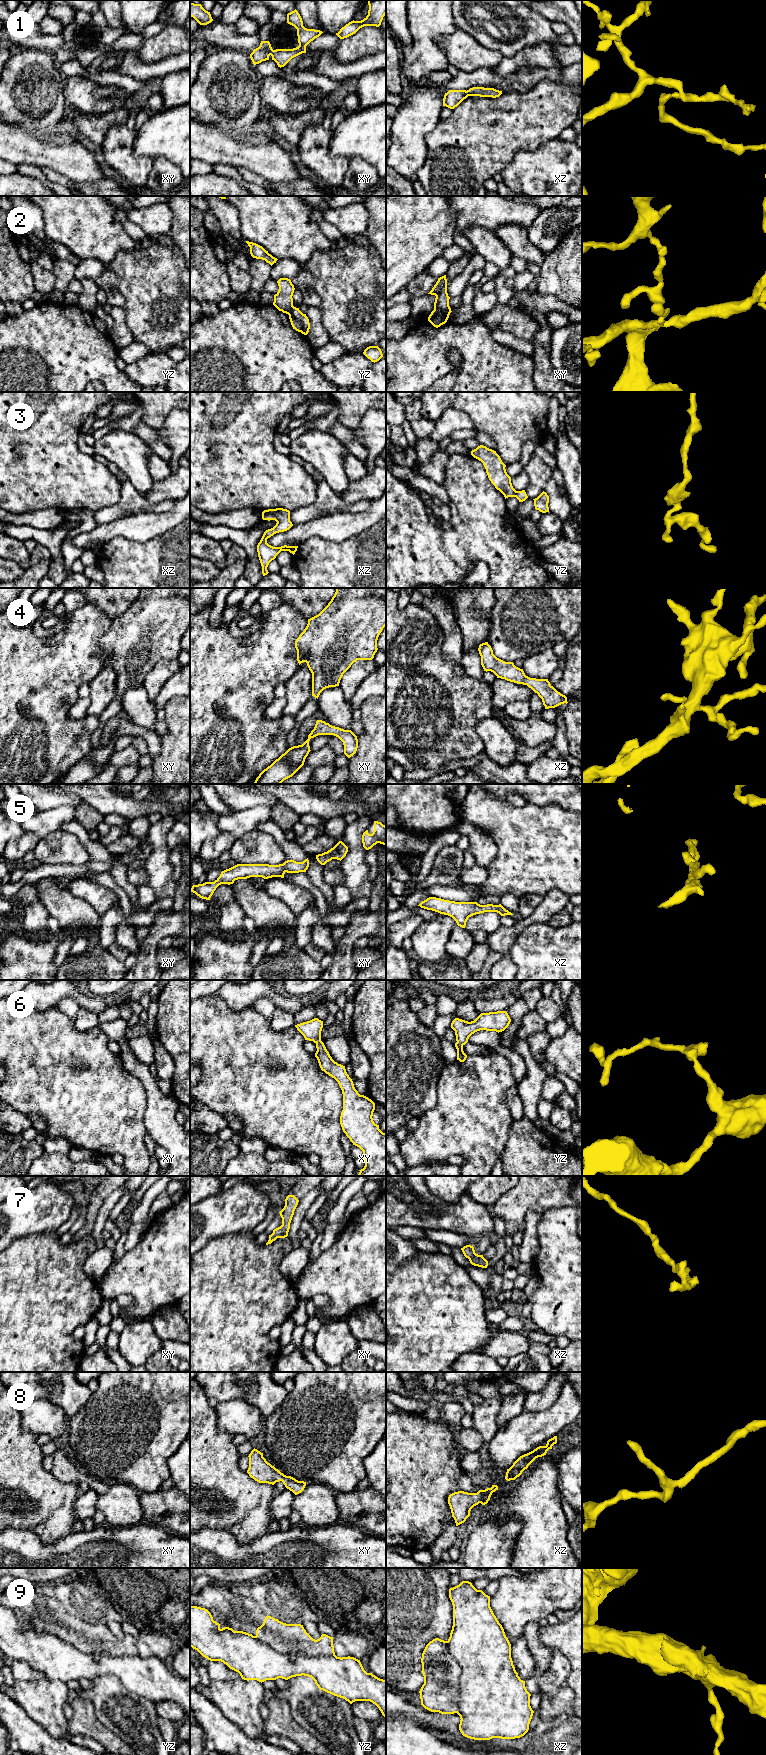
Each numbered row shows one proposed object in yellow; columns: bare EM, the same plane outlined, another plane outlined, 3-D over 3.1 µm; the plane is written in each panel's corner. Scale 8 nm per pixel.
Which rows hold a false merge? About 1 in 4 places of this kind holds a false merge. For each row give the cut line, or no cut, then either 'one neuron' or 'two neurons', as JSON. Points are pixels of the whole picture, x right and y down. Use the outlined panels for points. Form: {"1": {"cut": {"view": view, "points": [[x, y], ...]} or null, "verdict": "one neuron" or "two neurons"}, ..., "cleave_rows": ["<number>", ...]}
{"1": {"cut": {"view": "xy", "points": [[273, 50], [270, 54]]}, "verdict": "two neurons"}, "2": {"cut": {"view": "xy", "points": [[434, 307], [448, 315]]}, "verdict": "two neurons"}, "3": {"cut": null, "verdict": "one neuron"}, "4": {"cut": null, "verdict": "one neuron"}, "5": {"cut": null, "verdict": "one neuron"}, "6": {"cut": null, "verdict": "one neuron"}, "7": {"cut": null, "verdict": "one neuron"}, "8": {"cut": null, "verdict": "one neuron"}, "9": {"cut": {"view": "yz", "points": [[255, 1636], [291, 1658], [298, 1654], [334, 1655]]}, "verdict": "two neurons"}, "cleave_rows": ["1", "2", "9"]}

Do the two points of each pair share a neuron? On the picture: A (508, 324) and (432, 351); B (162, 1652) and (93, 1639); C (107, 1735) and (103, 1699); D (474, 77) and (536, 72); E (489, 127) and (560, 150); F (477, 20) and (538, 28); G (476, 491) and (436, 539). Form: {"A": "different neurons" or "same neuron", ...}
{"A": "different neurons", "B": "different neurons", "C": "different neurons", "D": "same neuron", "E": "different neurons", "F": "same neuron", "G": "same neuron"}

